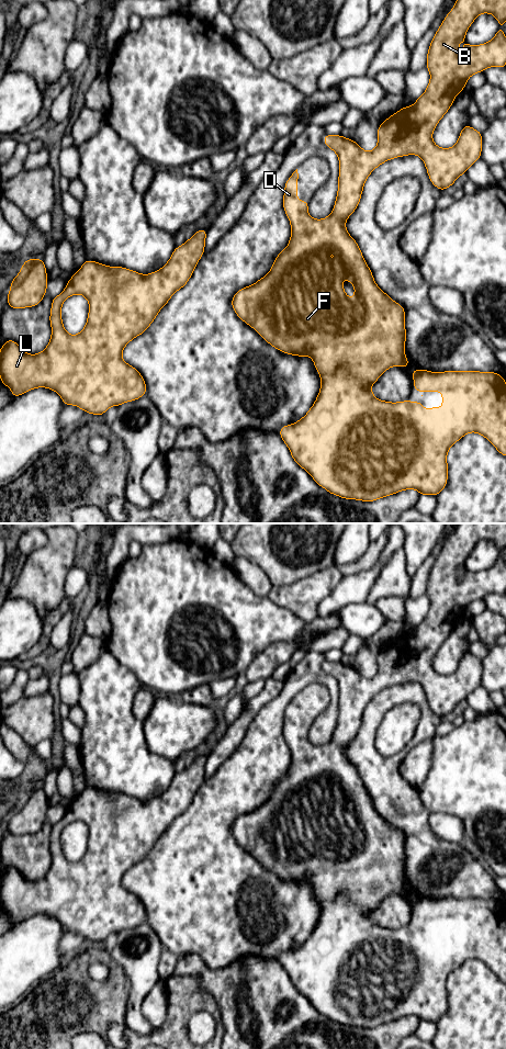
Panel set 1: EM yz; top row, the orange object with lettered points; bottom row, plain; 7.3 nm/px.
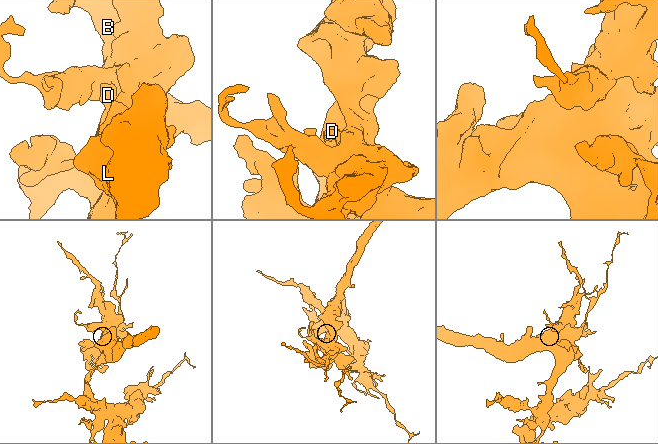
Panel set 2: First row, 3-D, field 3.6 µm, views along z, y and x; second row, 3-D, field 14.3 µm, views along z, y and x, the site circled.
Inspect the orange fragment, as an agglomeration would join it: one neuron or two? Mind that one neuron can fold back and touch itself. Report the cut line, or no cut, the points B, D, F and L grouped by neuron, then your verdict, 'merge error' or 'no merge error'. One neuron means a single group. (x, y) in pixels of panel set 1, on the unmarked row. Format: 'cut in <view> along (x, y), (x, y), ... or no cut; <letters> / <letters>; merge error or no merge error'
no cut; B D F L; no merge error

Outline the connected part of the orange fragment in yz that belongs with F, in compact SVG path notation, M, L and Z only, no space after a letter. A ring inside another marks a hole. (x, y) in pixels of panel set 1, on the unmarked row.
M458 523L429 572L426 594L430 599L430 608L426 618L414 632L402 634L379 652L378 672L372 678L363 677L353 666L325 661L324 670L333 676L339 686L338 718L331 741L323 746L310 743L308 727L297 726L296 696L288 706L283 722L283 735L291 749L290 768L277 782L267 802L255 811L240 815L232 825L232 834L237 843L252 854L266 869L281 879L313 886L315 896L321 903L317 925L303 945L293 951L283 952L279 961L297 992L307 997L315 1009L328 1019L344 1026L374 1028L404 1016L417 1016L419 1022L437 1024L447 1012L447 981L450 973L470 959L482 961L506 983L506 907L498 900L430 899L413 895L414 917L441 918L441 937L437 932L427 937L420 928L391 929L373 923L371 913L387 895L394 892L409 893L405 883L405 835L376 812L356 766L346 756L346 747L361 726L367 704L383 689L407 681L418 681L426 692L431 710L443 719L481 685L482 658L475 657L469 651L463 653L457 670L451 675L438 674L432 668L432 658L472 601L483 599L487 594L506 594L506 563L503 559L505 548L506 523ZM481 540L490 540L497 545L498 559L487 569L469 572L465 568L466 557ZM322 779L334 779L337 789L335 790L329 781L322 785ZM342 805L349 807L355 813L355 823L351 826L342 814Z

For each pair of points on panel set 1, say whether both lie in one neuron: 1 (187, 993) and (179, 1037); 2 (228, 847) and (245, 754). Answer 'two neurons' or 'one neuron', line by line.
1: one neuron
2: one neuron

